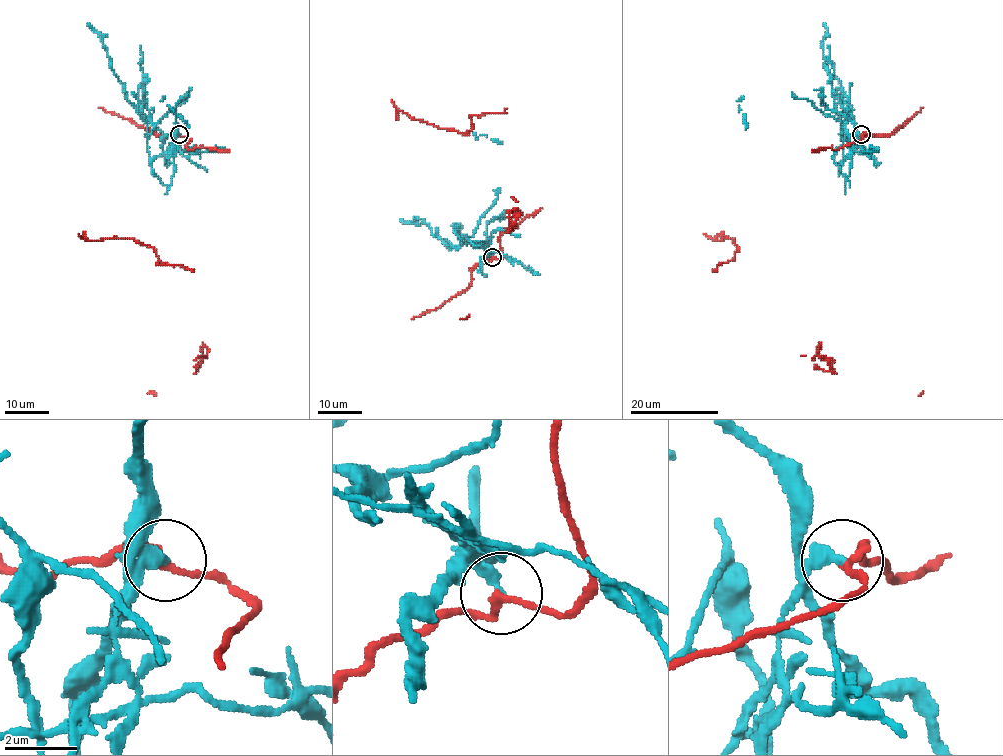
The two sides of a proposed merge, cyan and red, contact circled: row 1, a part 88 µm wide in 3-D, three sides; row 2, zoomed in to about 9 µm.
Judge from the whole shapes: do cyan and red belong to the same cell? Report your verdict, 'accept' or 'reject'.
reject

